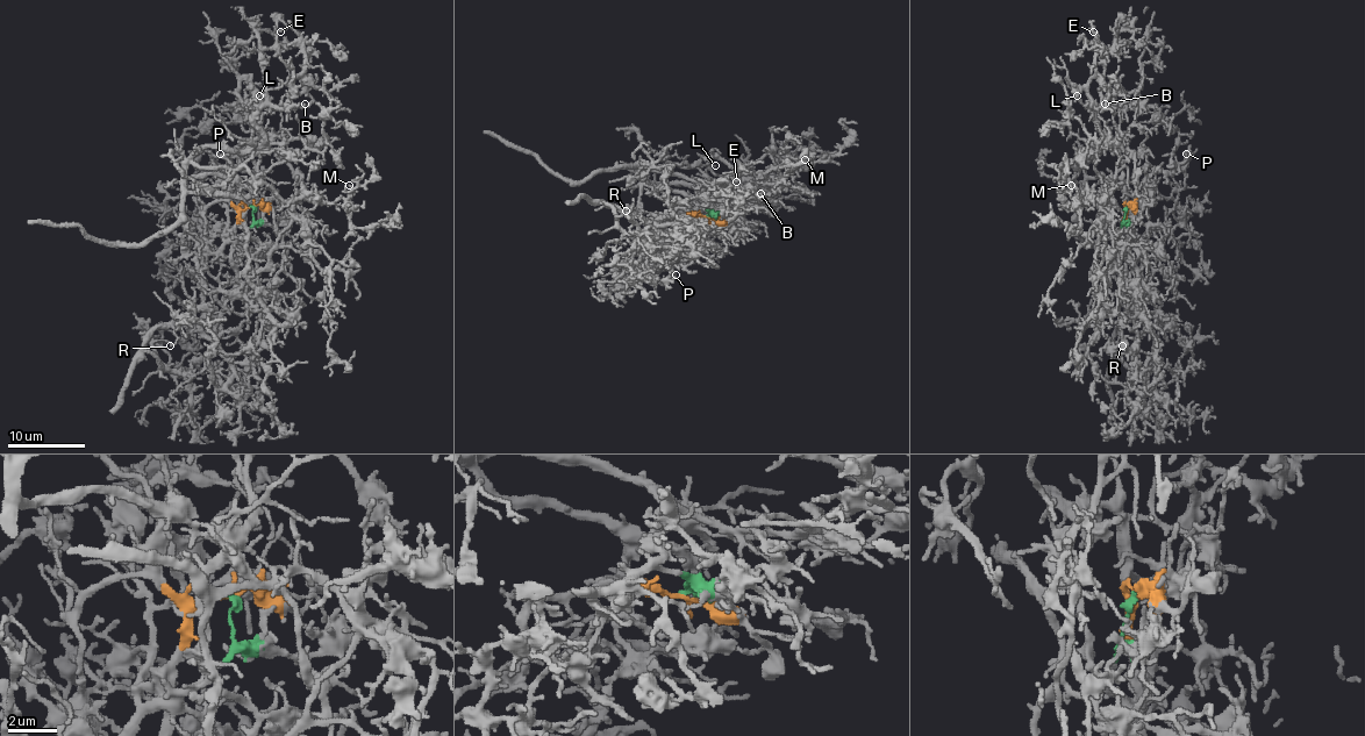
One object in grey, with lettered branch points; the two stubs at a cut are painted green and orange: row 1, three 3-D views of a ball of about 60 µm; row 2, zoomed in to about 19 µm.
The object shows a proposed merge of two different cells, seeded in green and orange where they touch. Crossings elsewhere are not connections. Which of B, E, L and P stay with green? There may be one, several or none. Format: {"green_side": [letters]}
{"green_side": []}

